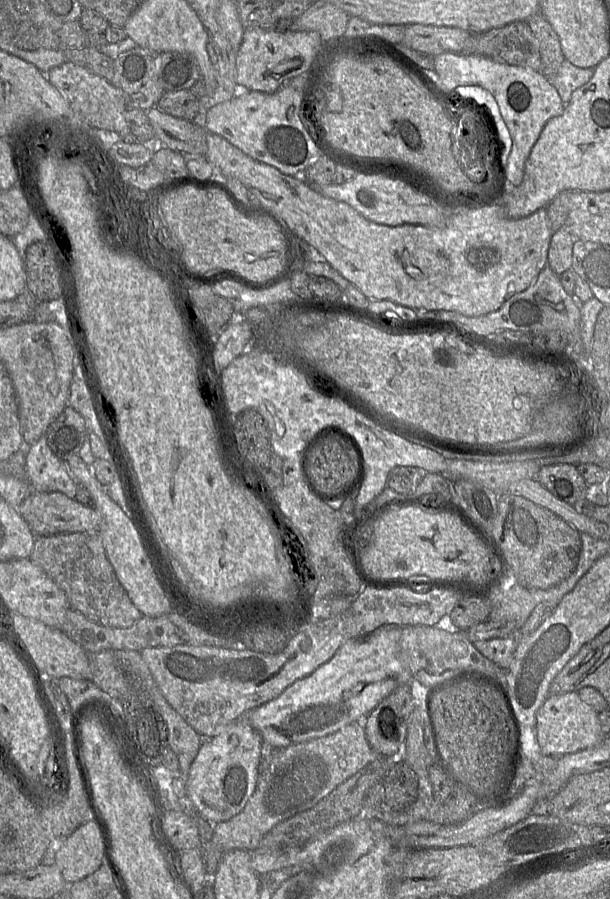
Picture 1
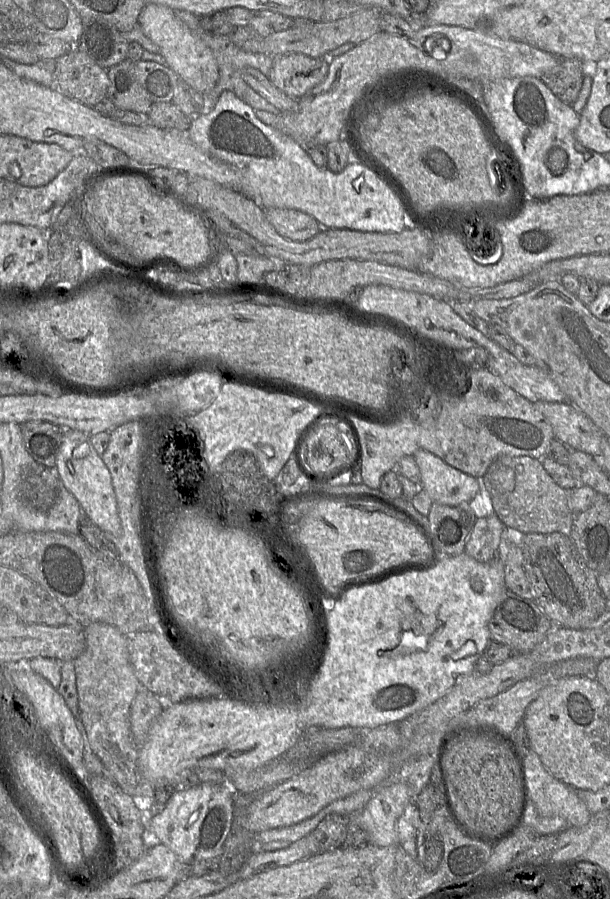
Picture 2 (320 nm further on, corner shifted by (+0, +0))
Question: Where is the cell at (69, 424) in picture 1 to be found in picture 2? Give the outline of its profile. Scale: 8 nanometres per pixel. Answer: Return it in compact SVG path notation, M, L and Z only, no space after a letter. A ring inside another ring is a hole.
M27 421L20 424L24 447L35 462L55 468L64 430L47 421Z

